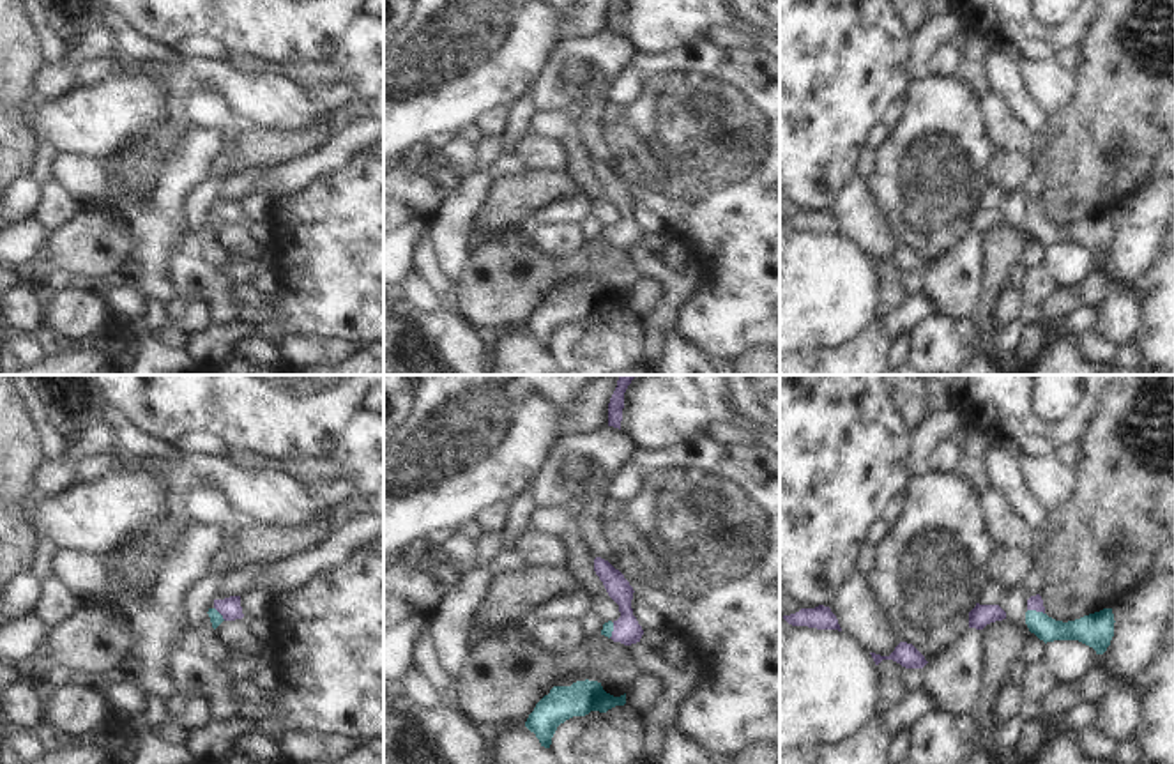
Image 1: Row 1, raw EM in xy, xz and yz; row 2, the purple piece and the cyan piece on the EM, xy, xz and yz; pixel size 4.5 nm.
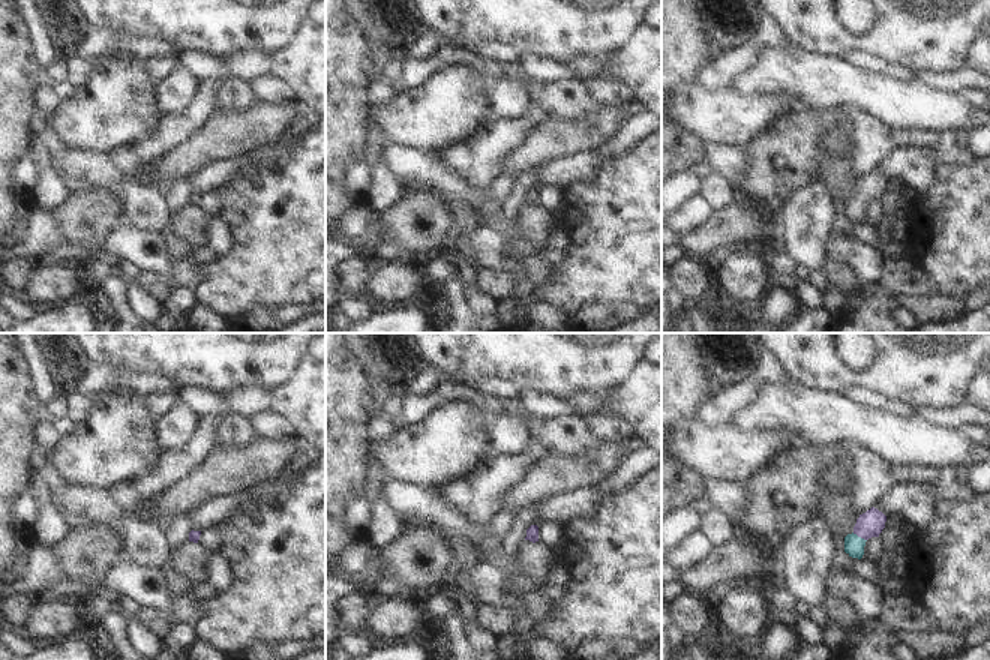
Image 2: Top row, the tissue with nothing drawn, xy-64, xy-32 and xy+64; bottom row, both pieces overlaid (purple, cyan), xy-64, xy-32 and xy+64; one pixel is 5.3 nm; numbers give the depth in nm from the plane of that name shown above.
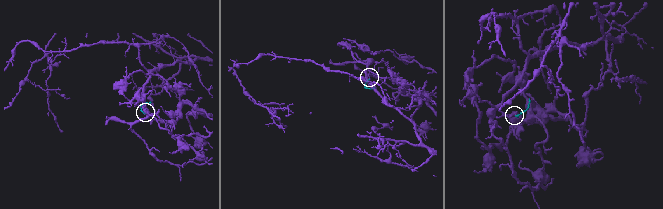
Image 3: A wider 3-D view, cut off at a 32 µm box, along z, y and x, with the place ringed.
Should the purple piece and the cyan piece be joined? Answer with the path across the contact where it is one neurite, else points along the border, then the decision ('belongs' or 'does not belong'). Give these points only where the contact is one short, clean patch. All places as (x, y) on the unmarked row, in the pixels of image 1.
runs through yz (1035, 206), (1036, 214), (1052, 234), (1088, 234); belongs

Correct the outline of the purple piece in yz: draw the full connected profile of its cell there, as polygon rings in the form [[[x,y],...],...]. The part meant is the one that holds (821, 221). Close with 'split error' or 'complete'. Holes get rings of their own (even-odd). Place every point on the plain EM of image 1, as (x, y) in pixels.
[[[819,209],[815,212],[801,212],[796,218],[783,219],[792,230],[808,230],[817,233],[838,233],[842,235],[836,219],[829,210]]]; complete

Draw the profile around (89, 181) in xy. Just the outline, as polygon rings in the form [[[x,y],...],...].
[[[50,156],[48,173],[57,177],[85,205],[101,205],[106,200],[122,198],[138,212],[152,207],[152,198],[133,195],[106,168],[101,159],[83,156]]]

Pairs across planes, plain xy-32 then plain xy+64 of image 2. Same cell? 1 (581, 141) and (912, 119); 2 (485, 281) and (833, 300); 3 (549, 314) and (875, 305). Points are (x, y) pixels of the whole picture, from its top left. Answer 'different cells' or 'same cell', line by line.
1: different cells
2: different cells
3: different cells

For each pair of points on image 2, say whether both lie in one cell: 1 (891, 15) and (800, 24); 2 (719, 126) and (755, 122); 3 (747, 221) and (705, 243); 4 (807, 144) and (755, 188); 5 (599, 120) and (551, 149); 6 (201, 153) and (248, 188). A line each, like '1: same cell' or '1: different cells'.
1: same cell
2: same cell
3: same cell
4: same cell
5: same cell
6: different cells

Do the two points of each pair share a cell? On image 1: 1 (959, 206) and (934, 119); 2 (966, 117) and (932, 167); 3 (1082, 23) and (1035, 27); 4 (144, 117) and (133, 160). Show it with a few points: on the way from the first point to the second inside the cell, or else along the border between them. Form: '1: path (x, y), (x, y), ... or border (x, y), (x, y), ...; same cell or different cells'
1: path (937, 184), (936, 140); same cell
2: path (953, 129), (941, 142), (937, 154); same cell
3: path (1070, 32), (1047, 32); same cell
4: border (170, 122), (131, 149), (101, 160); different cells

